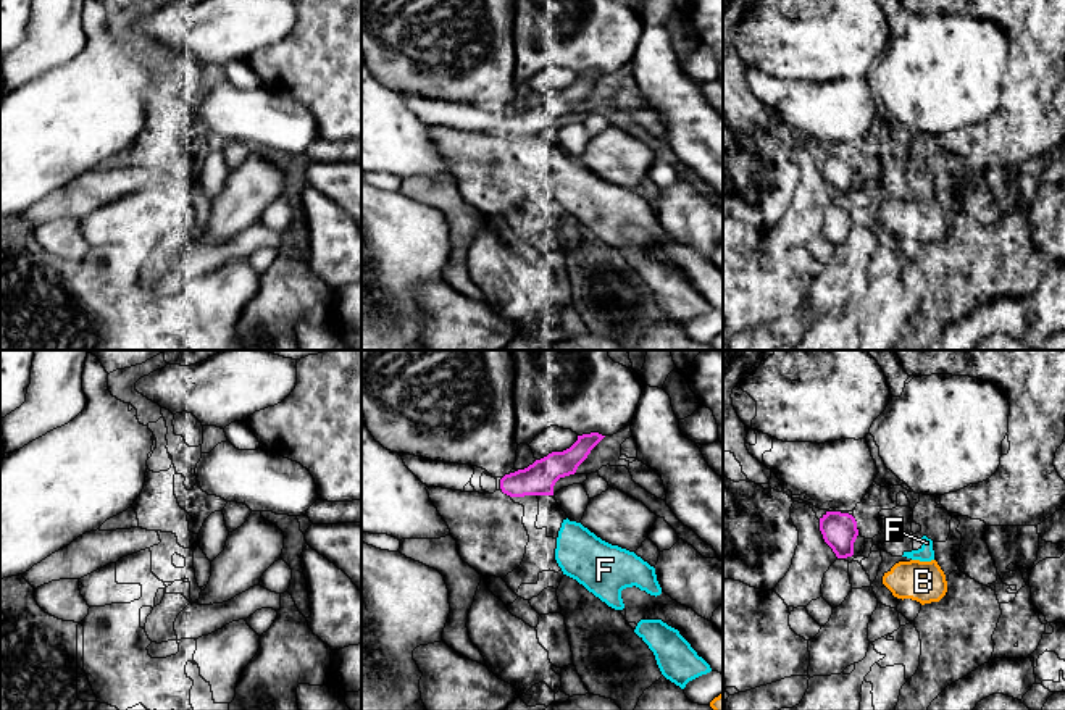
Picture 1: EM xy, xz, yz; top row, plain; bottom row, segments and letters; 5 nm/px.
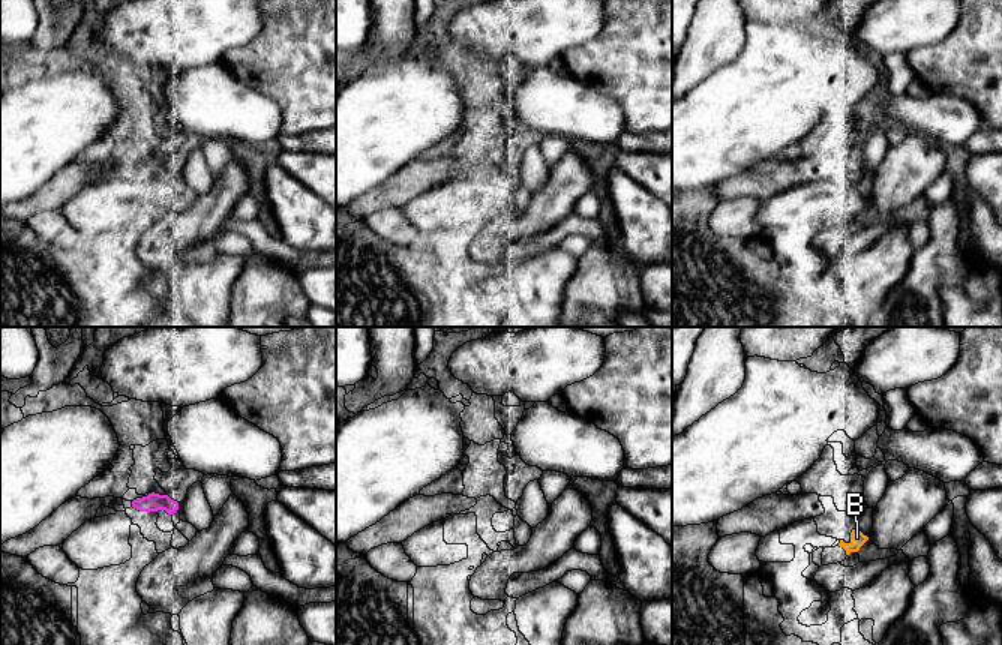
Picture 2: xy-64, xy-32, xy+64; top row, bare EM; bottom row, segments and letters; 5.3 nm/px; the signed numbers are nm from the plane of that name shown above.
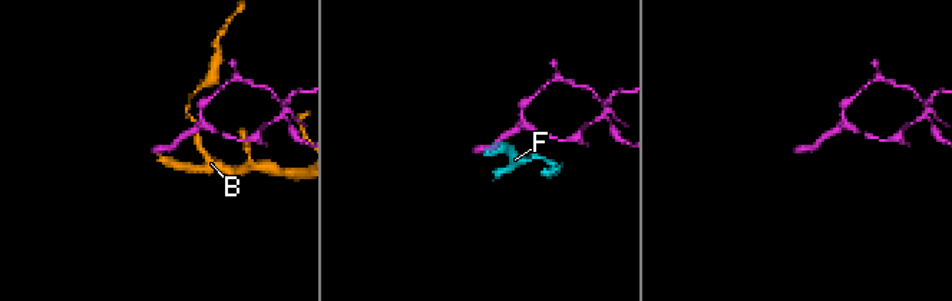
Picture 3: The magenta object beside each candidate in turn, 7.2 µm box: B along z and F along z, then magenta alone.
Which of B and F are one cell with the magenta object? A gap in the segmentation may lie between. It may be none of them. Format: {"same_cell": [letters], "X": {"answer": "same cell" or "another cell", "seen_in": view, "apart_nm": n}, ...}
{"same_cell": [], "B": {"answer": "another cell", "seen_in": "yz", "apart_nm": 190}, "F": {"answer": "another cell", "seen_in": "xz", "apart_nm": 140}}

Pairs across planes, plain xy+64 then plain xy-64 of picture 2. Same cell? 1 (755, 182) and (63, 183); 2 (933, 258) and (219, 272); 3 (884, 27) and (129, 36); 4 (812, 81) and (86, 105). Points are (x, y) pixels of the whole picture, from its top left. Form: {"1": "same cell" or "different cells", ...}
{"1": "same cell", "2": "different cells", "3": "same cell", "4": "same cell"}

